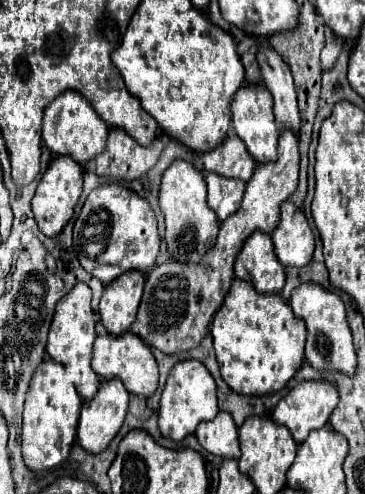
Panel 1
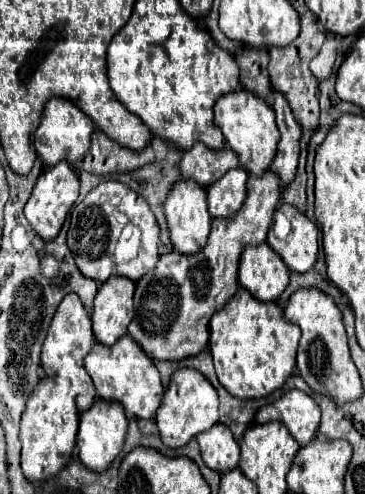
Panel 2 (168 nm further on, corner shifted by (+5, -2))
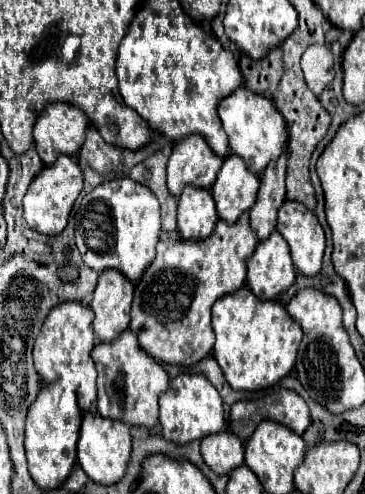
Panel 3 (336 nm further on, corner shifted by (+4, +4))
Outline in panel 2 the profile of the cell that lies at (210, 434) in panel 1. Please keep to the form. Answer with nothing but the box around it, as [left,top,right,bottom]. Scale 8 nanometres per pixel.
[197,424,239,472]

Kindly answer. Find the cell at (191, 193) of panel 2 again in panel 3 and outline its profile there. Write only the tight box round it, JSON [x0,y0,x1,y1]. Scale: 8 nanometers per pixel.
[178,186,218,240]

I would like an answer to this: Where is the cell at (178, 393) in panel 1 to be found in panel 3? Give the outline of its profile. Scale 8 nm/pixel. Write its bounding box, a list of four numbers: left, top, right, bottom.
[160,374,224,444]

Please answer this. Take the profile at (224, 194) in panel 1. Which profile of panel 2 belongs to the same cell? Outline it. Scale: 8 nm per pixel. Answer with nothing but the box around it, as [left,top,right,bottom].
[207,168,247,218]

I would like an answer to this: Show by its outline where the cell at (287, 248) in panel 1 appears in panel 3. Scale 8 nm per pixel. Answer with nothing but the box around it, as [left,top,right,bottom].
[276,200,324,276]

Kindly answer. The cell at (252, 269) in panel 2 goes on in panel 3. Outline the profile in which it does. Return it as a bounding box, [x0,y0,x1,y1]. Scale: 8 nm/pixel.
[246,232,296,300]

